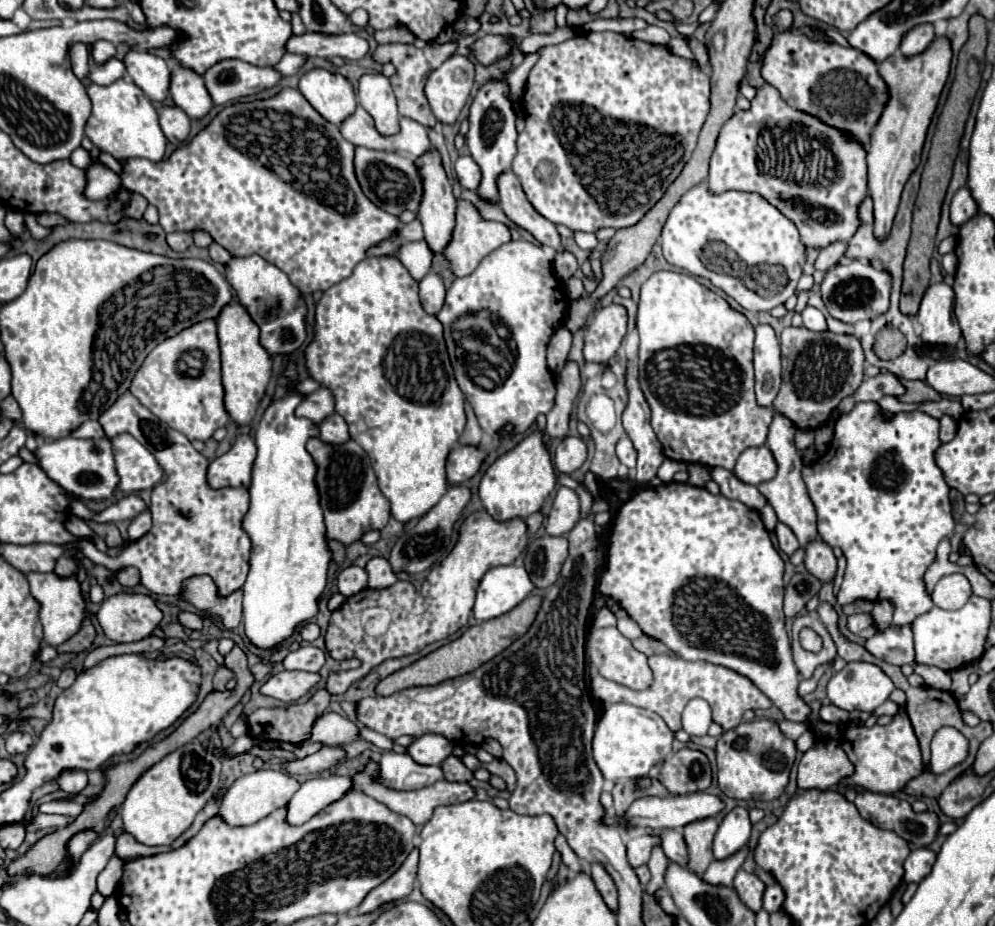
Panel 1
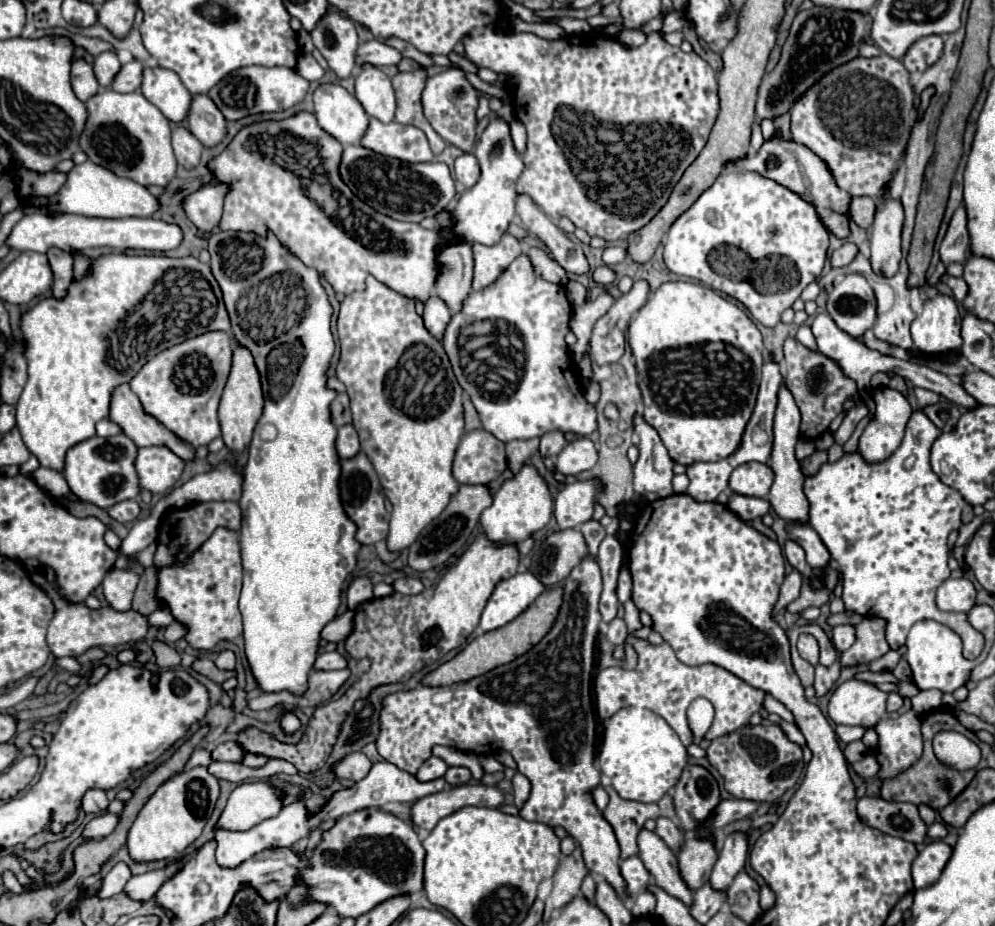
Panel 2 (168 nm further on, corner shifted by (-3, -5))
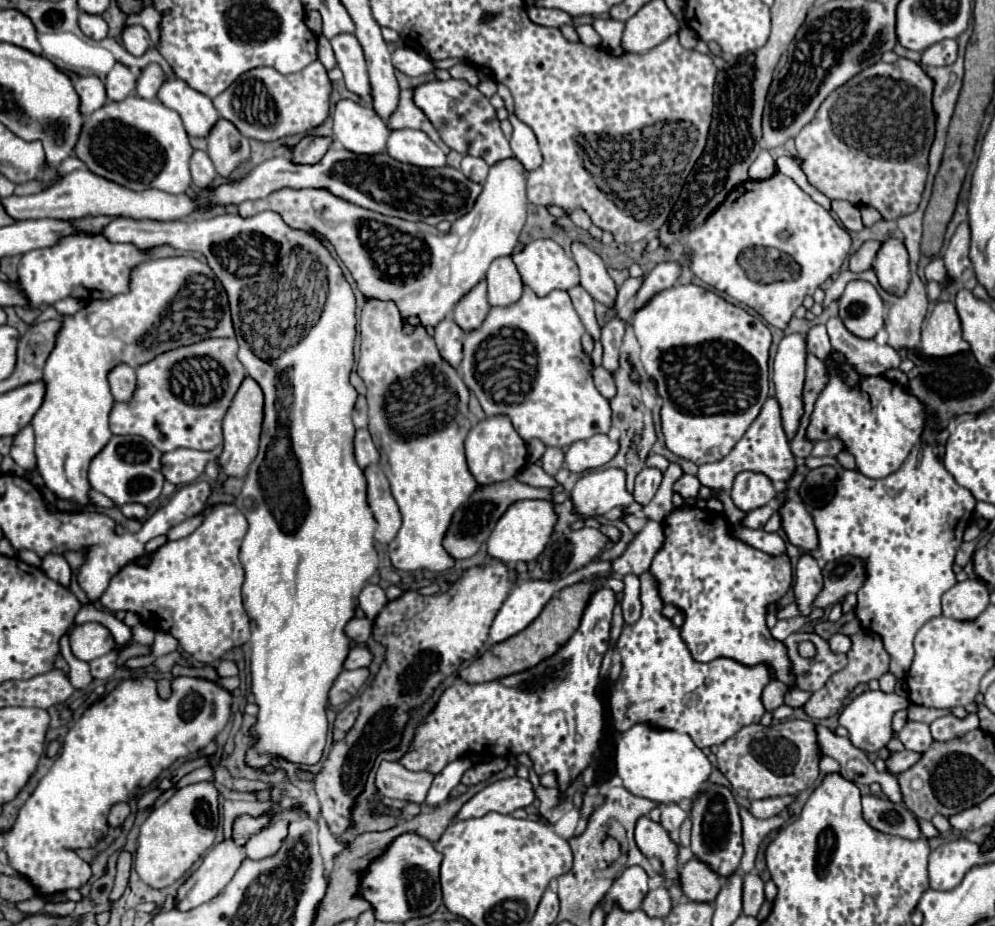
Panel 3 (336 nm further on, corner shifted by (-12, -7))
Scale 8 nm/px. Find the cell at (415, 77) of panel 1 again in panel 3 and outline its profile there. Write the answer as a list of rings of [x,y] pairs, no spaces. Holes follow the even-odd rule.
[[[403,90],[399,96],[399,106],[397,110],[389,116],[387,120],[391,130],[401,130],[401,128],[413,128],[413,130],[421,130],[425,132],[445,154],[449,154],[449,146],[439,138],[437,130],[433,128],[433,124],[427,120],[427,116],[411,102],[411,90]]]

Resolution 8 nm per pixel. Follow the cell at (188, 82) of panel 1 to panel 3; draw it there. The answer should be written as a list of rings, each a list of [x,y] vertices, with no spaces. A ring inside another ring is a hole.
[[[219,120],[207,136],[207,144],[207,154],[213,160],[217,174],[223,178],[229,178],[231,172],[251,156],[249,140],[243,138],[243,134],[239,134],[231,122]]]

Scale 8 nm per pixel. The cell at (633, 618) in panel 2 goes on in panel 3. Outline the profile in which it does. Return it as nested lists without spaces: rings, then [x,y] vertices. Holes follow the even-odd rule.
[[[651,570],[641,574],[641,602],[643,602],[641,618],[633,626],[625,624],[617,642],[617,648],[623,656],[621,662],[623,670],[621,676],[617,678],[617,690],[613,684],[611,704],[609,704],[615,730],[627,732],[635,724],[649,724],[651,728],[657,730],[675,730],[689,734],[699,748],[709,748],[723,744],[727,738],[735,736],[743,726],[757,724],[765,714],[765,708],[761,704],[761,692],[769,684],[767,664],[745,666],[725,656],[715,658],[707,664],[693,660],[685,640],[681,638],[681,630],[673,626],[669,618],[663,616],[663,600],[659,596],[659,584],[651,574]]]

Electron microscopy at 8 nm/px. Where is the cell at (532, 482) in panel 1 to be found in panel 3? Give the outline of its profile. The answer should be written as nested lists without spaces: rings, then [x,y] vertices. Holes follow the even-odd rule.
[[[543,500],[515,502],[515,506],[509,506],[509,510],[503,514],[503,518],[499,518],[495,530],[491,532],[487,540],[487,556],[501,560],[503,564],[511,564],[511,562],[515,564],[519,560],[521,562],[537,560],[551,538],[555,522],[557,516],[551,502],[543,502]]]

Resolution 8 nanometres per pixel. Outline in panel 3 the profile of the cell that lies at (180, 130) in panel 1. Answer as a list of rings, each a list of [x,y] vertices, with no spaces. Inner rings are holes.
[[[195,150],[193,158],[191,158],[191,176],[193,176],[193,184],[199,190],[205,190],[211,186],[211,182],[215,180],[215,168],[211,158],[207,156],[207,152],[203,150]]]

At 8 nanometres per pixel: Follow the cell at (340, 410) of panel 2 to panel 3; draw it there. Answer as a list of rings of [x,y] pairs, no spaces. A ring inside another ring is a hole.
[[[359,396],[357,404],[355,404],[353,424],[355,424],[355,428],[367,428],[367,402],[365,402],[365,396]]]

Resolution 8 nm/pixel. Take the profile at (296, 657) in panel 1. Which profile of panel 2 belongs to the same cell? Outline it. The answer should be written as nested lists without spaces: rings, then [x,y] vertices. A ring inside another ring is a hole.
[[[324,652],[316,658],[314,670],[340,670],[346,668],[346,658],[338,652]]]

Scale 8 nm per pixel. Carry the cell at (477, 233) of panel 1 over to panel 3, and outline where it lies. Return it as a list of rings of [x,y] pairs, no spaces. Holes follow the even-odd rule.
[[[511,256],[497,258],[487,272],[489,286],[489,304],[491,306],[509,306],[515,304],[523,294],[523,282],[519,282],[519,272],[511,262]]]

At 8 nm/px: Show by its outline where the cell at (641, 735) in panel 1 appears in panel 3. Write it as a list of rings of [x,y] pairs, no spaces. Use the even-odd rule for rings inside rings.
[[[633,726],[627,734],[619,736],[615,764],[623,786],[631,794],[649,798],[657,804],[677,804],[681,800],[695,798],[709,782],[713,770],[707,756],[687,734],[673,730],[651,730],[651,726]]]

